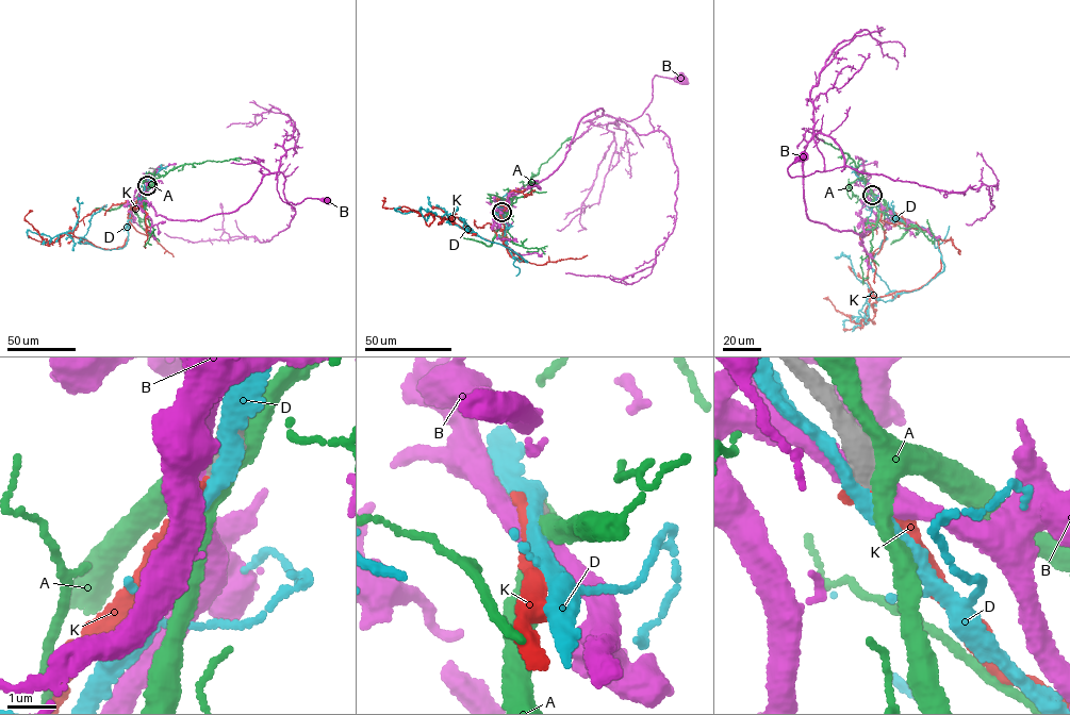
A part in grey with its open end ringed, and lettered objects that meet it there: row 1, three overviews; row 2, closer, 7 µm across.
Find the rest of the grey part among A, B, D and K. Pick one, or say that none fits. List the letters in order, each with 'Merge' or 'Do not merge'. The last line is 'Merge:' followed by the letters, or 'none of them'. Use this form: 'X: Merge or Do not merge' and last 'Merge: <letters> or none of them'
A: Do not merge
B: Do not merge
D: Do not merge
K: Merge
Merge: K

